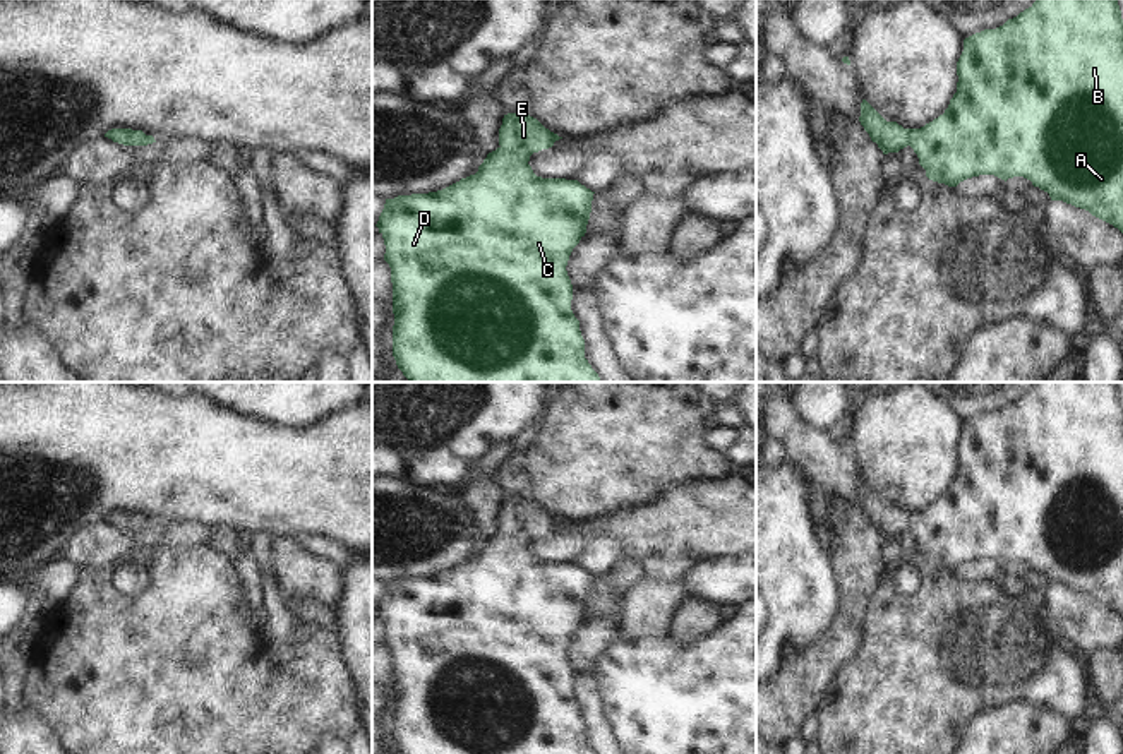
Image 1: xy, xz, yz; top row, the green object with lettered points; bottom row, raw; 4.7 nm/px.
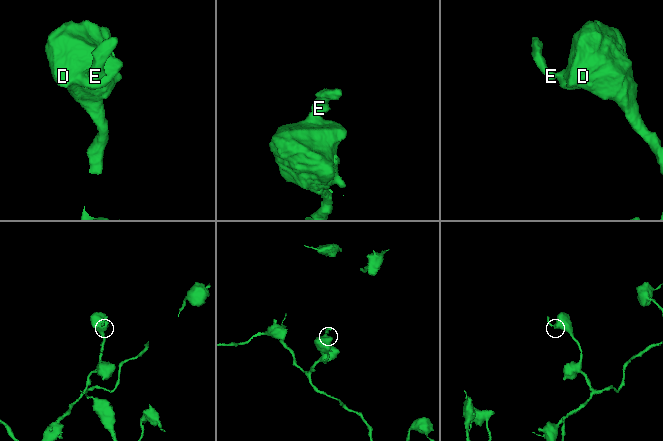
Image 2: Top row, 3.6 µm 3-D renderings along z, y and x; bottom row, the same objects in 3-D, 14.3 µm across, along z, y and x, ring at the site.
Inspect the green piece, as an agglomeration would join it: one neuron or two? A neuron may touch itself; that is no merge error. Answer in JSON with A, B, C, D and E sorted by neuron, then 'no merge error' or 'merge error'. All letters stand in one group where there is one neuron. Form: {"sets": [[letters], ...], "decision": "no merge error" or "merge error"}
{"sets": [["A", "B", "C", "D", "E"]], "decision": "no merge error"}

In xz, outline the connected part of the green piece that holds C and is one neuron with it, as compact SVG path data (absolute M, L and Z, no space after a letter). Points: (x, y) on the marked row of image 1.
M507 113L499 147L475 175L437 192L386 199L375 226L391 267L393 356L408 382L602 382L585 358L566 271L573 248L586 233L595 192L578 180L537 177L528 165L533 153L559 139L533 117Z

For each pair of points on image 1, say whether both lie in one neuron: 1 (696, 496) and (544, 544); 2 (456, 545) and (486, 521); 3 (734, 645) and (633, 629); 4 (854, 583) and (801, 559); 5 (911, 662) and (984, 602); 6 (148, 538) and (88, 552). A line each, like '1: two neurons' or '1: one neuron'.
1: one neuron
2: two neurons
3: two neurons
4: two neurons
5: one neuron
6: one neuron

